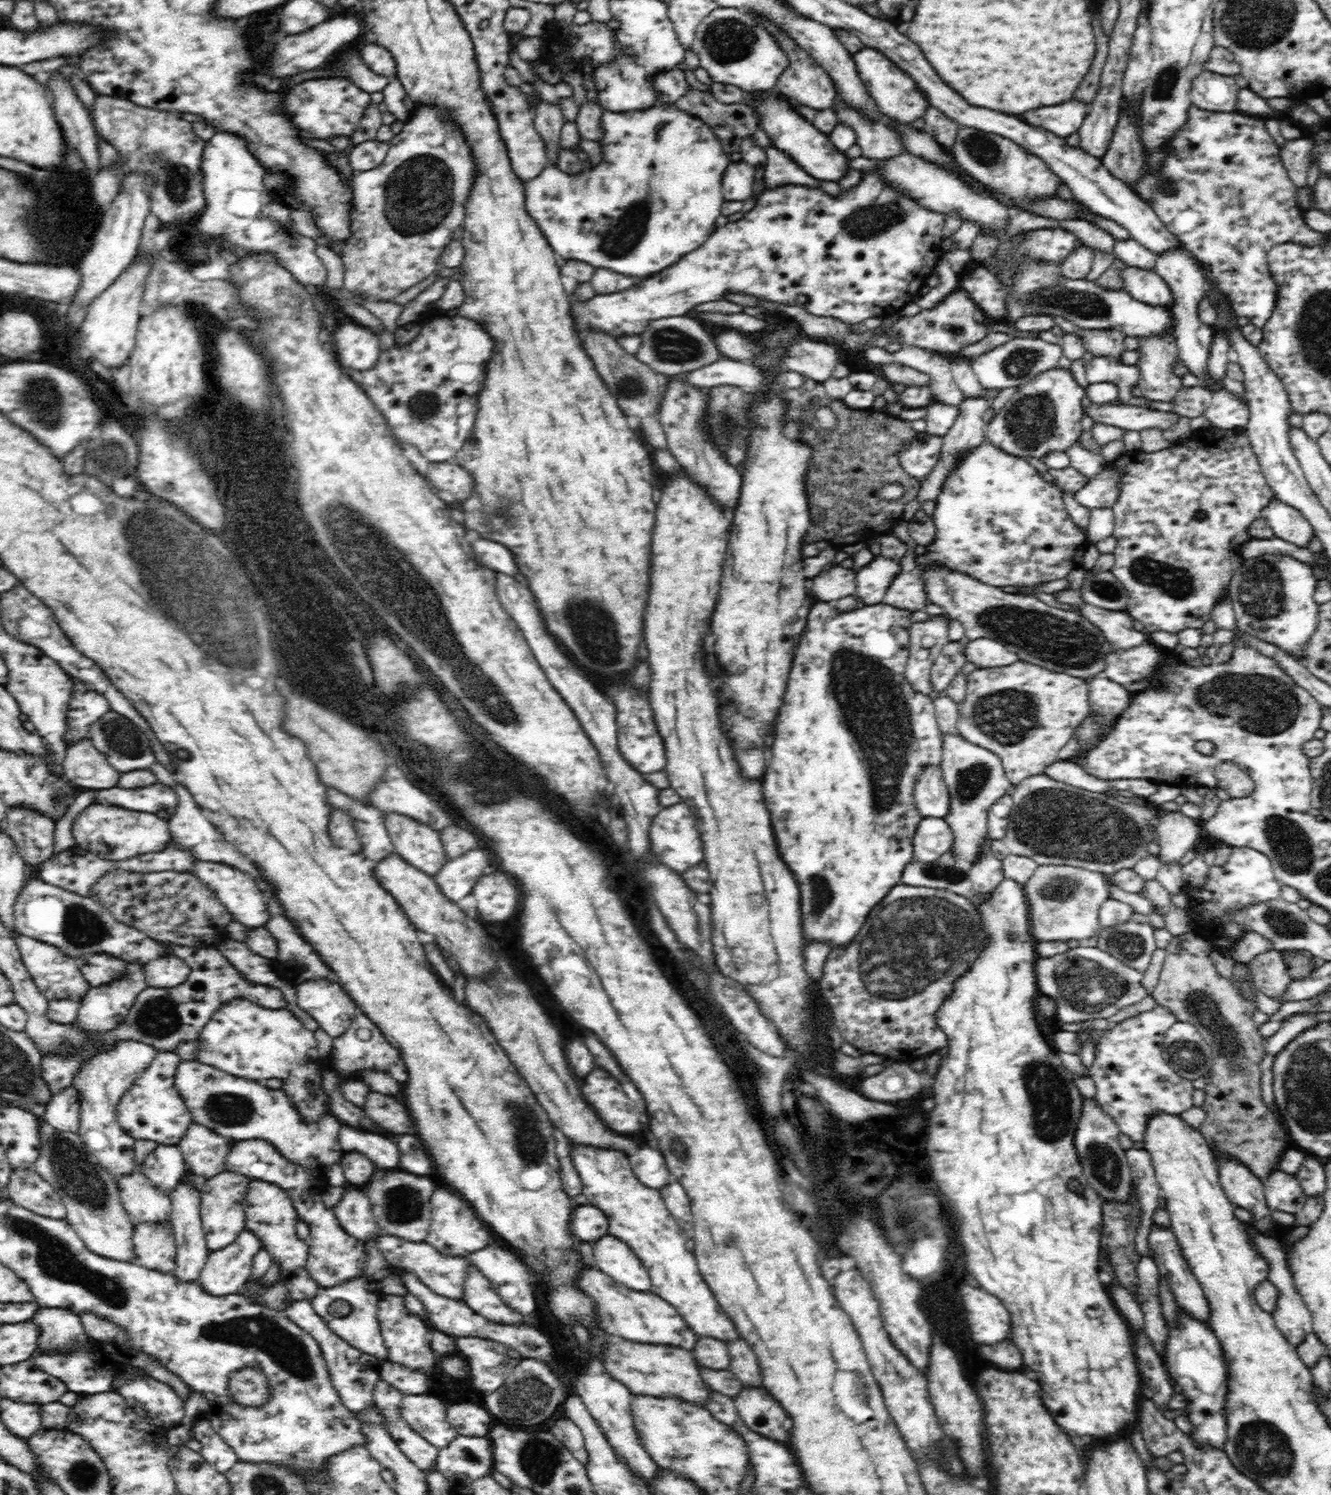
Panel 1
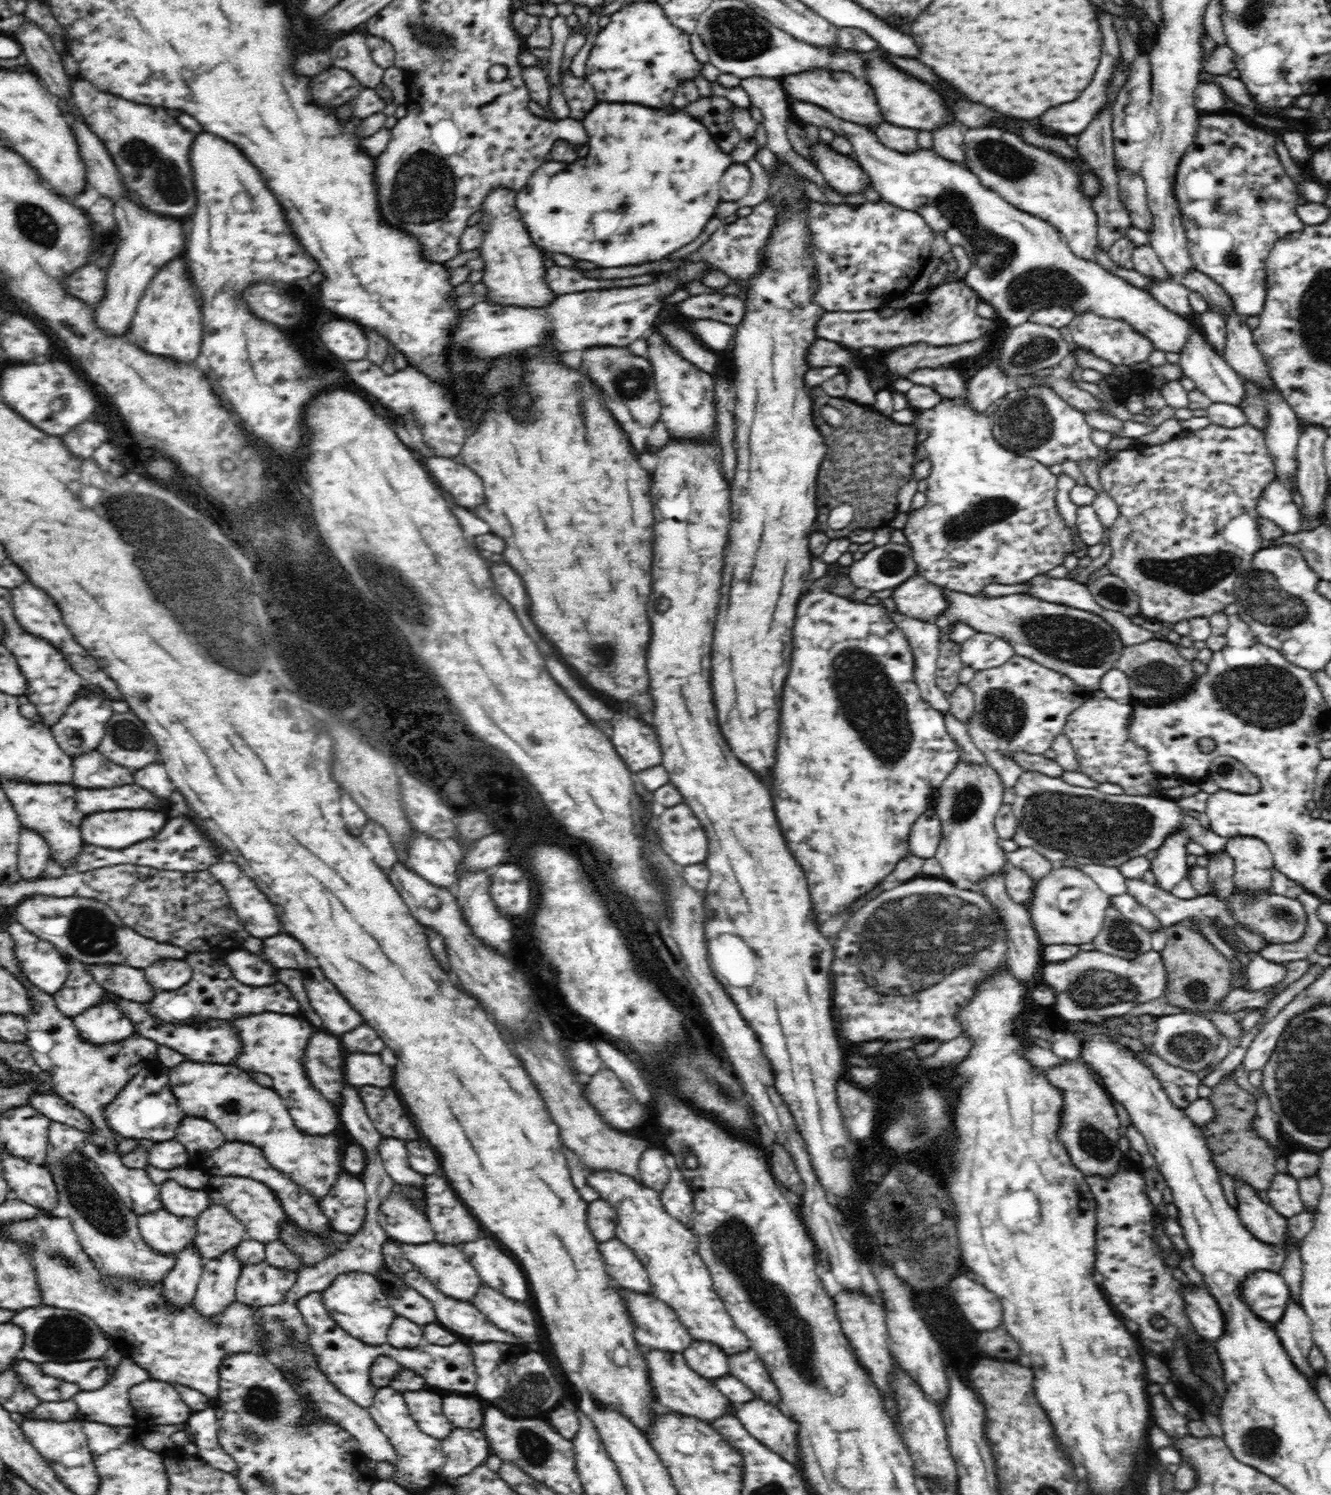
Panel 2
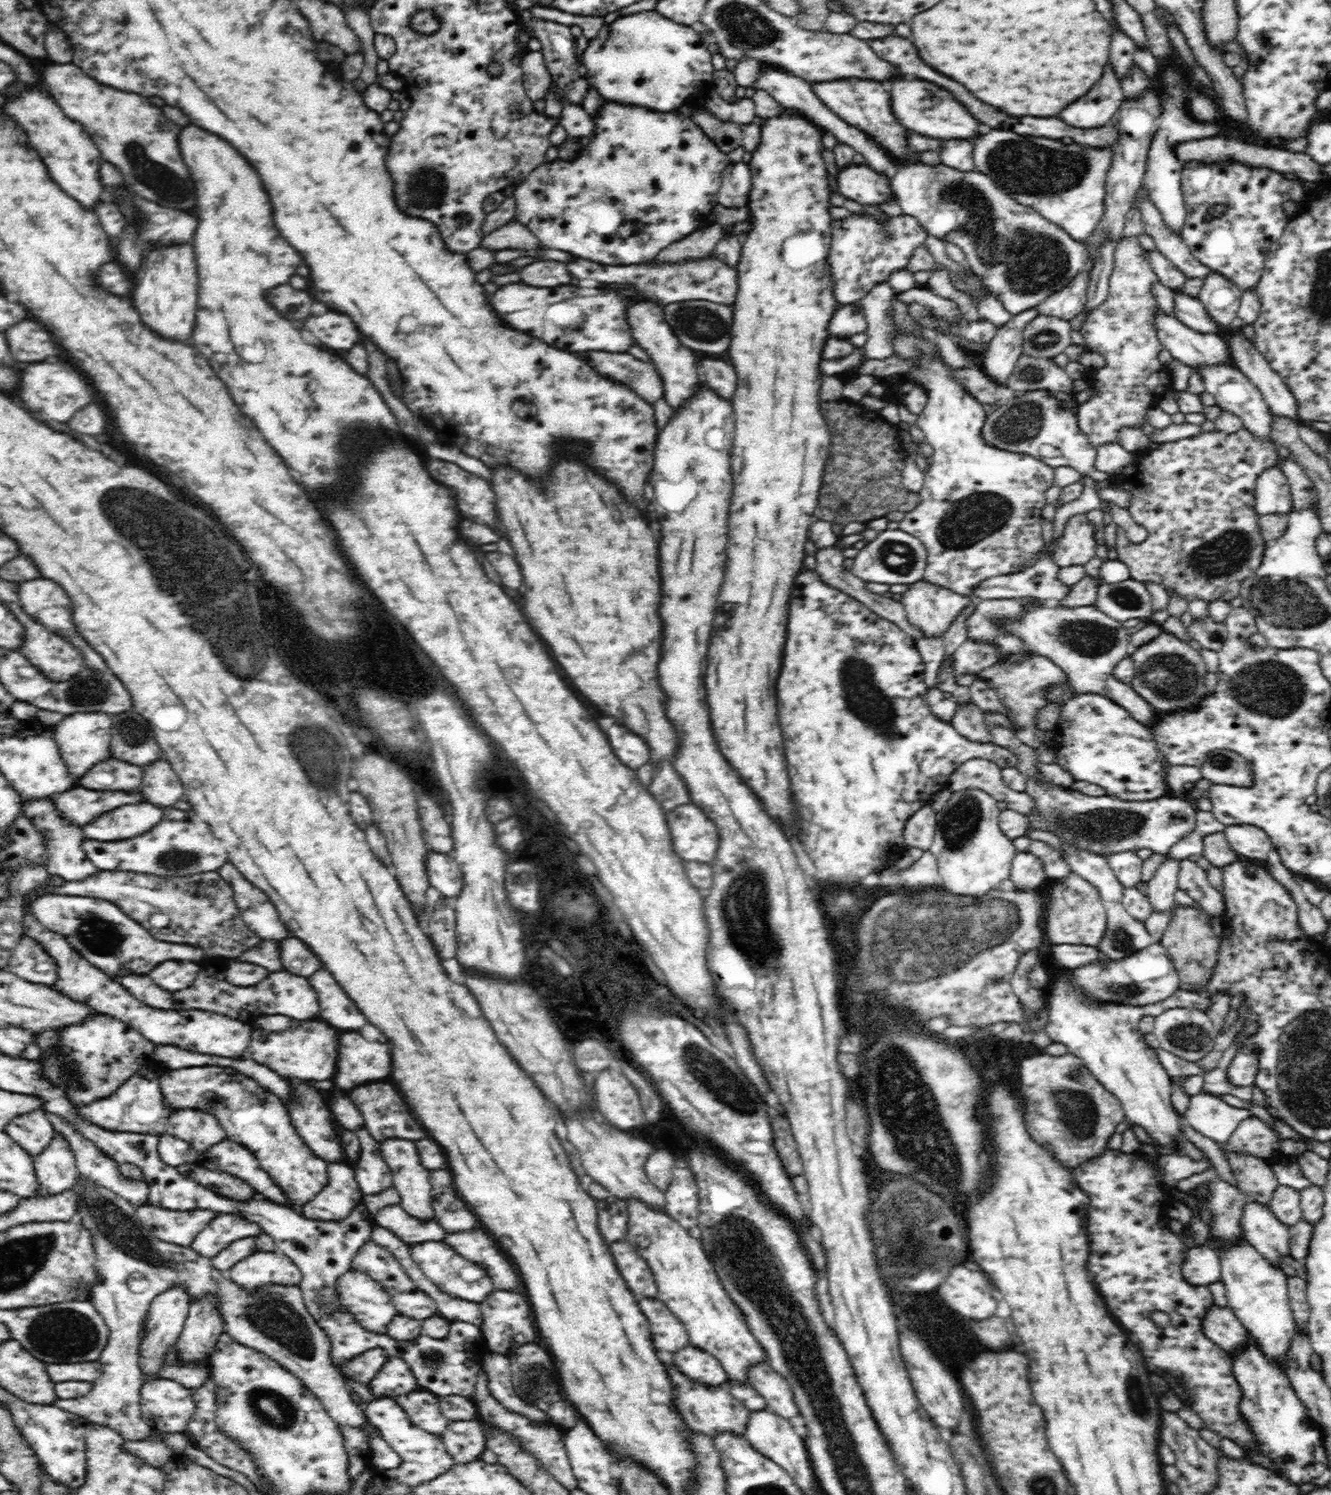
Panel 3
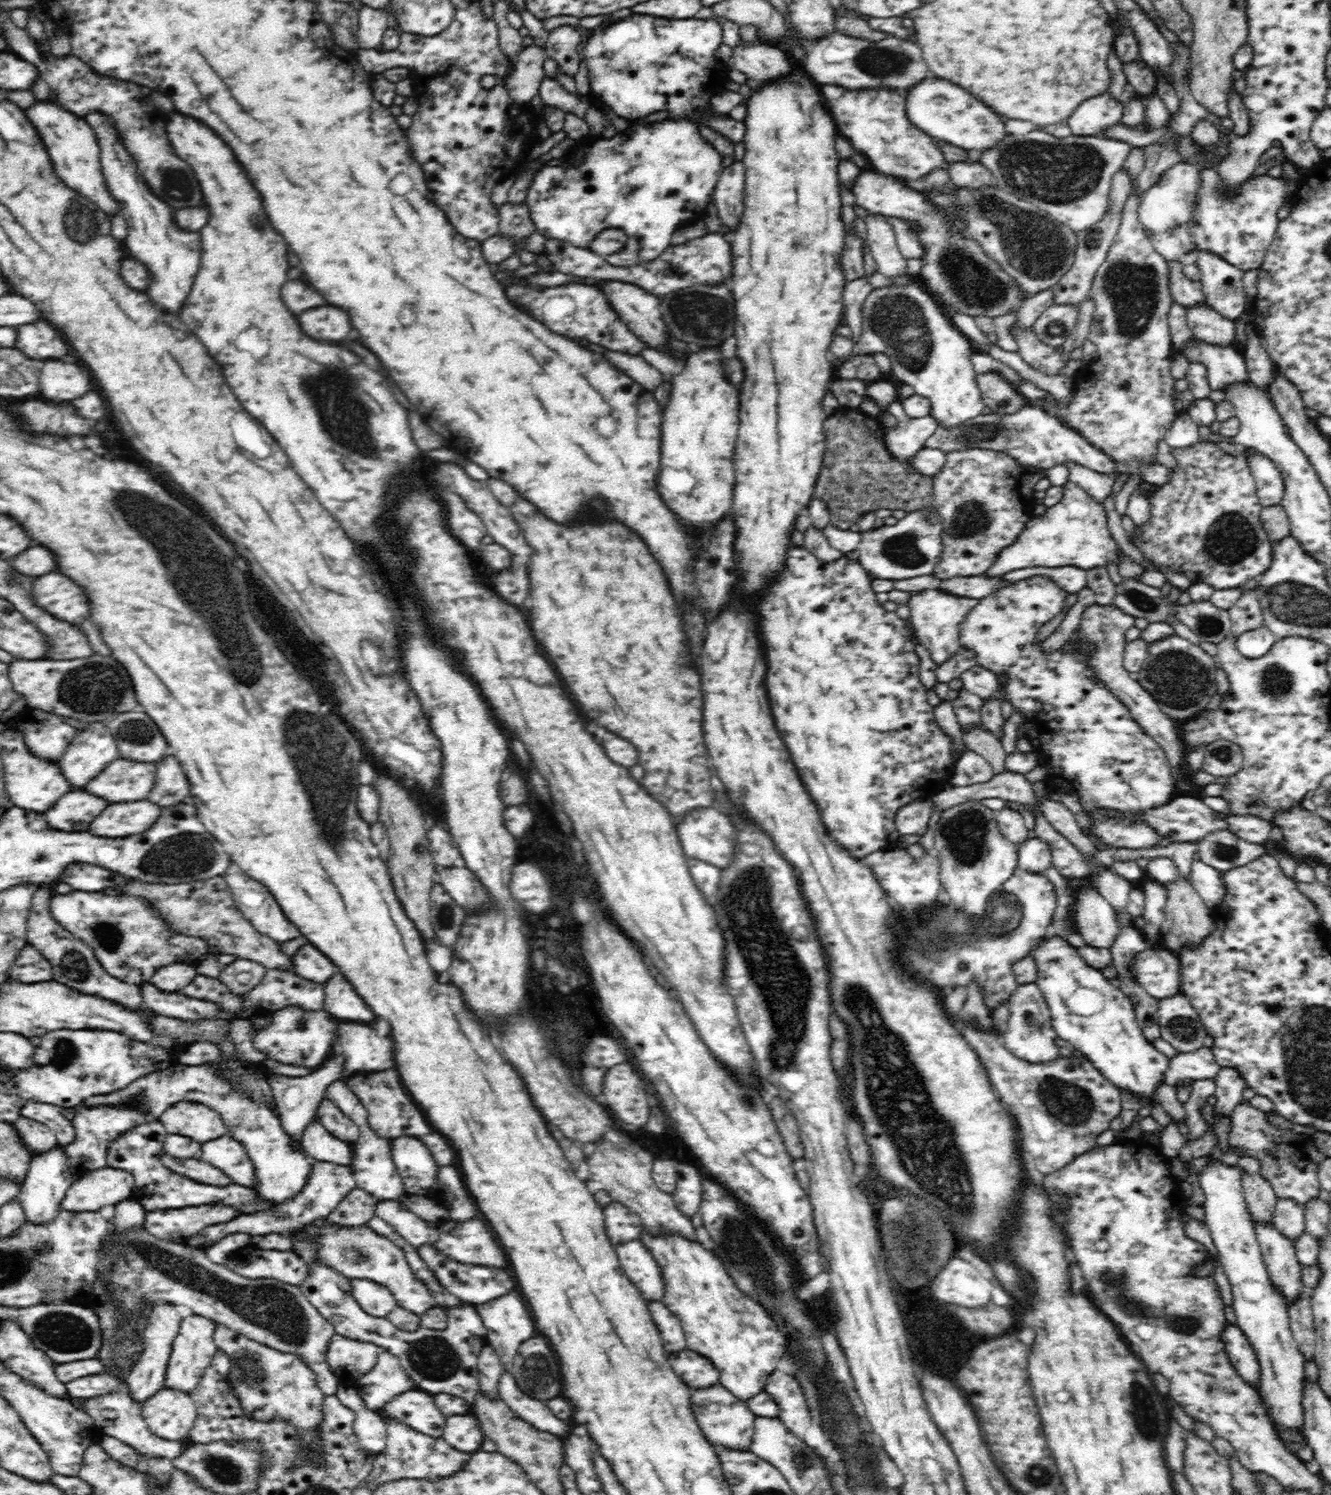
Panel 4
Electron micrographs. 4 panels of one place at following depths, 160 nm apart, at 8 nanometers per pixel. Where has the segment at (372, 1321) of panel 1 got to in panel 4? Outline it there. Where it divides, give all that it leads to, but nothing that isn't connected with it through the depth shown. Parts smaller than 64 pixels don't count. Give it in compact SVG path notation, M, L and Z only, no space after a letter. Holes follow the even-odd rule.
M352 1279L352 1296L370 1316L387 1317L397 1306L394 1295L385 1286L368 1279Z

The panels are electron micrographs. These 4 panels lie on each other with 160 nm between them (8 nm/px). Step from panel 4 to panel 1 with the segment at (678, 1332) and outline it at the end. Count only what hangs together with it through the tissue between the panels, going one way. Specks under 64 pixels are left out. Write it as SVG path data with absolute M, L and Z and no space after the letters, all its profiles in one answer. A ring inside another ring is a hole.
M596 1268L582 1269L577 1280L578 1288L593 1298L598 1324L604 1332L648 1345L670 1344L689 1351L694 1348L699 1336L692 1332L674 1306L657 1294L627 1289Z

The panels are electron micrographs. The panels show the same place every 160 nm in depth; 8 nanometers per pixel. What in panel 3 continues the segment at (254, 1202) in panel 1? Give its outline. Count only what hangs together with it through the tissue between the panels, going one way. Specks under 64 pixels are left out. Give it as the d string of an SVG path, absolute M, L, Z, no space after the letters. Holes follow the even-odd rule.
M196 1168L194 1170L194 1178L198 1180L198 1184L210 1188L212 1192L216 1192L216 1194L220 1194L224 1198L246 1201L259 1196L254 1194L250 1184L246 1184L240 1178L234 1178L234 1176L226 1174L226 1172L214 1172L214 1170L206 1170L206 1168Z

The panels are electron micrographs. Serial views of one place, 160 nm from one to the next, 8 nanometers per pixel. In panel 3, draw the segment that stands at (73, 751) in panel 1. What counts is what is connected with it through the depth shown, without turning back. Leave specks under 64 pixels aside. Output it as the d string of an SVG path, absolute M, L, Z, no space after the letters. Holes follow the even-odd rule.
M108 758L94 764L82 778L80 786L90 790L138 790L142 784L142 766L132 766L122 760Z

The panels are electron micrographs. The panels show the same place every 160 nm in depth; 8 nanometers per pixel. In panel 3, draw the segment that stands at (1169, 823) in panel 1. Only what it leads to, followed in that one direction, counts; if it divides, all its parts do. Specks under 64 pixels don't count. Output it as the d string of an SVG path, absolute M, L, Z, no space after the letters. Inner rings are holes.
M1165 856L1154 876L1146 882L1146 897L1154 911L1170 911L1178 886L1180 863L1170 856Z

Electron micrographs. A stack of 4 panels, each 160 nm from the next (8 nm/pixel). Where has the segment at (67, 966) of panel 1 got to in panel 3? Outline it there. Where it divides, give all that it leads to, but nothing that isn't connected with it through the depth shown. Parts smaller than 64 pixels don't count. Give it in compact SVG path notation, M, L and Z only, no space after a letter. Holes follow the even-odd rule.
M22 936L8 962L8 970L28 982L52 986L56 982L58 970L58 966L54 964L54 958L50 958L38 942Z

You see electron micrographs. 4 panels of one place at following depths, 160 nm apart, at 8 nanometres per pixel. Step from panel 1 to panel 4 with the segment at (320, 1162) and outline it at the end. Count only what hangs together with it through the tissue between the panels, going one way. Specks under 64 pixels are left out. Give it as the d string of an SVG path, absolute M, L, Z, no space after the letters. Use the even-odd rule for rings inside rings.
M208 1063L200 1066L175 1064L172 1068L138 1078L122 1090L110 1092L110 1094L88 1096L88 1100L79 1104L84 1107L103 1107L136 1103L138 1107L146 1106L148 1114L156 1116L154 1119L164 1114L176 1102L198 1102L198 1104L209 1106L212 1110L218 1110L218 1114L221 1114L224 1124L230 1130L230 1136L238 1138L237 1141L242 1143L254 1165L258 1197L274 1204L293 1200L294 1196L298 1196L302 1188L306 1186L313 1160L305 1154L302 1148L298 1149L292 1145L290 1135L282 1128L277 1109L268 1107L262 1102L254 1102L240 1090L234 1089L230 1080L222 1077L222 1073L218 1072L217 1068L213 1068Z

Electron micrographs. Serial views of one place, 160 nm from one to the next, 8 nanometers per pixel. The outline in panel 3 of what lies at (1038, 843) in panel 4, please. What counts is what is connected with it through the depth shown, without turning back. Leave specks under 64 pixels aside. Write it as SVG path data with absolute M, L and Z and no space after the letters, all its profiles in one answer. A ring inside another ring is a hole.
M1027 851L1016 854L1009 878L1014 883L1015 890L1033 890L1045 887L1049 882L1041 860Z

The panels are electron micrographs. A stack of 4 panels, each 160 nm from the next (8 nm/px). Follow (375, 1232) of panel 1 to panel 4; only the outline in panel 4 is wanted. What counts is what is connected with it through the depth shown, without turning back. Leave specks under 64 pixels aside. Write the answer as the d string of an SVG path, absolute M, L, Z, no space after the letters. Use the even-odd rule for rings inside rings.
M313 1160L312 1170L310 1170L306 1186L302 1188L302 1192L298 1196L294 1196L293 1200L278 1203L276 1206L272 1206L270 1210L264 1210L264 1212L240 1215L238 1218L224 1222L224 1224L206 1226L206 1228L200 1230L200 1234L188 1237L186 1244L205 1251L212 1245L217 1246L219 1241L231 1234L244 1233L249 1236L256 1236L276 1233L284 1235L297 1231L318 1223L319 1220L332 1214L338 1208L338 1204L350 1194L350 1190L354 1190L356 1187L351 1165L342 1166L338 1163Z

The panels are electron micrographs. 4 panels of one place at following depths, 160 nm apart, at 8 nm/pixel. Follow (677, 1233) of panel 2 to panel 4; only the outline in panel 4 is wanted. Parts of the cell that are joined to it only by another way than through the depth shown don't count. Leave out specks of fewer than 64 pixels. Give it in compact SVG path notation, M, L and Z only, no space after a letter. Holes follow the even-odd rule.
M644 1230L641 1232L640 1241L652 1252L654 1260L662 1271L666 1292L661 1301L672 1314L680 1316L682 1328L686 1332L688 1348L714 1362L720 1374L720 1384L739 1401L748 1402L749 1398L765 1391L764 1382L768 1374L776 1370L776 1364L784 1354L784 1342L786 1342L780 1330L776 1328L776 1324L766 1314L766 1310L760 1304L752 1302L734 1286L720 1259L712 1251L702 1247L698 1241L692 1241L674 1233L662 1233L661 1237L654 1237L652 1233Z

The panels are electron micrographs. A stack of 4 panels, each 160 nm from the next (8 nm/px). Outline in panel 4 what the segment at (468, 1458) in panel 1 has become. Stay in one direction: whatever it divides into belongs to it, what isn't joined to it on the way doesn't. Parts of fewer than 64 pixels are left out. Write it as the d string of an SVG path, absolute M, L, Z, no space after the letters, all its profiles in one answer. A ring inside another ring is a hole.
M472 1416L446 1418L442 1438L454 1449L466 1453L481 1451L484 1440L478 1420Z

